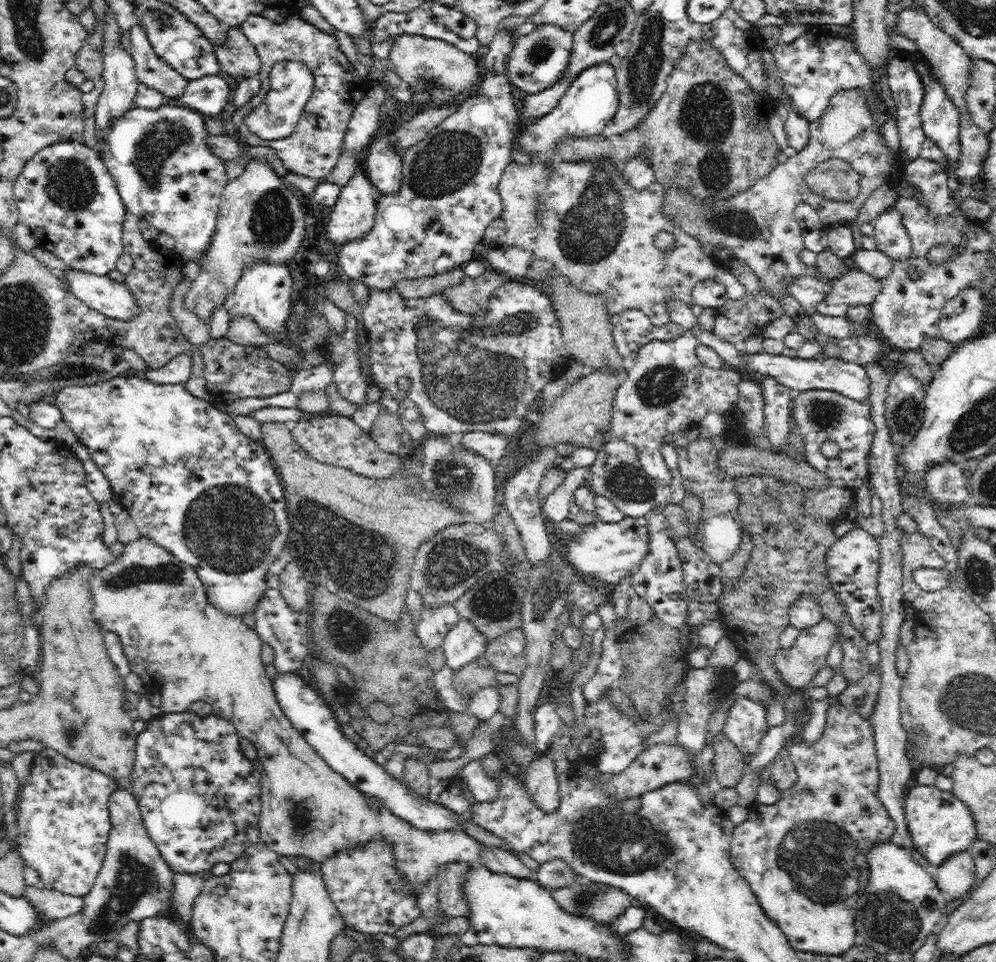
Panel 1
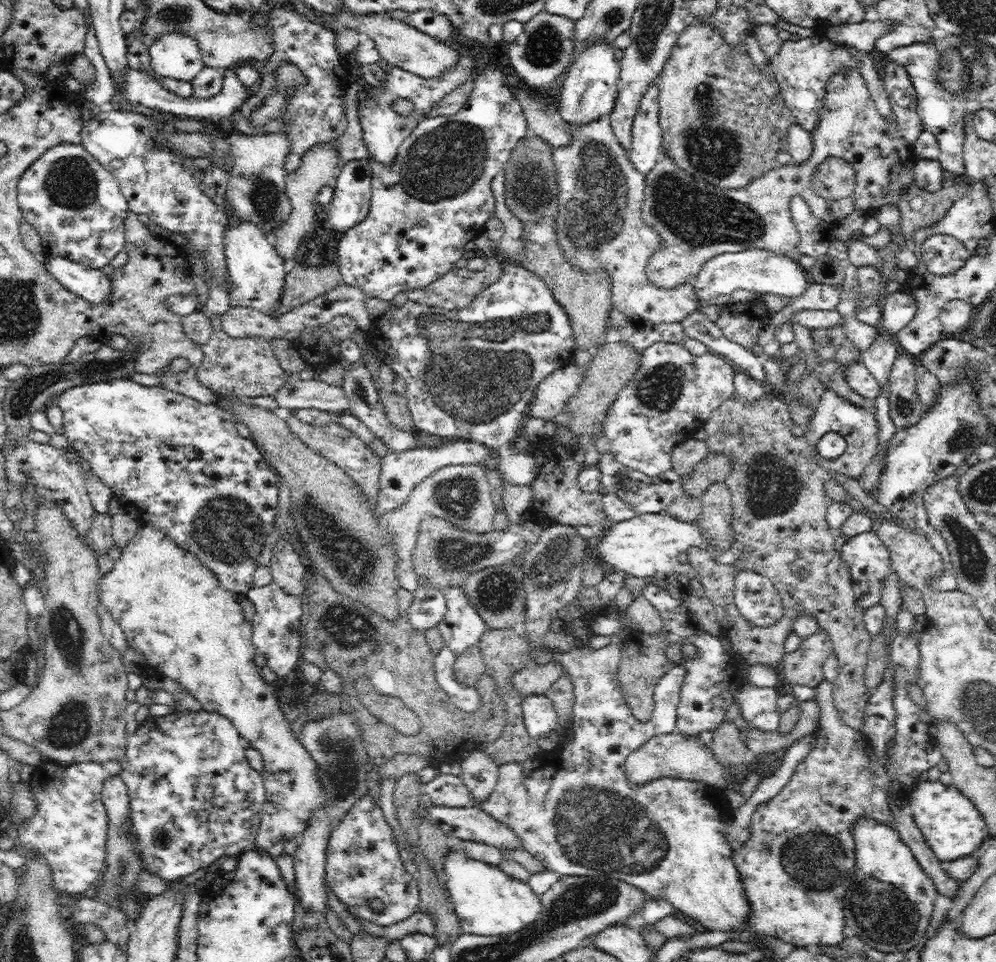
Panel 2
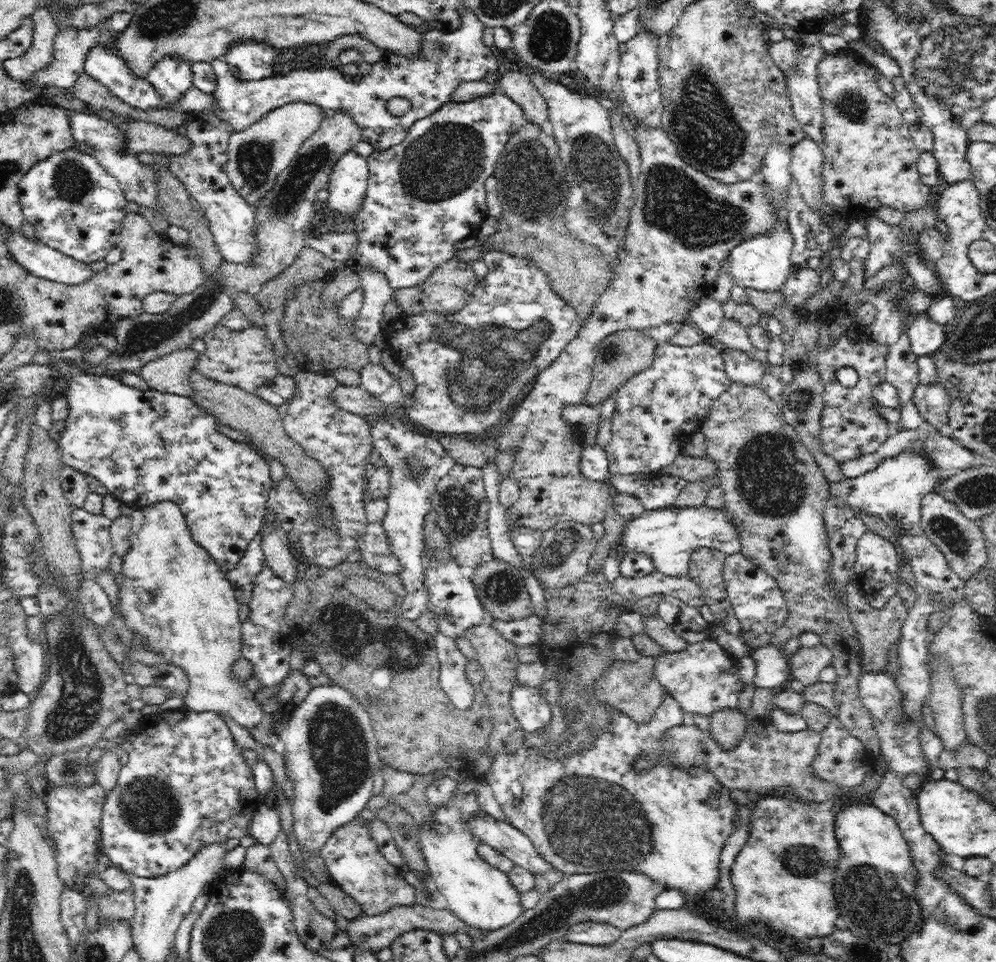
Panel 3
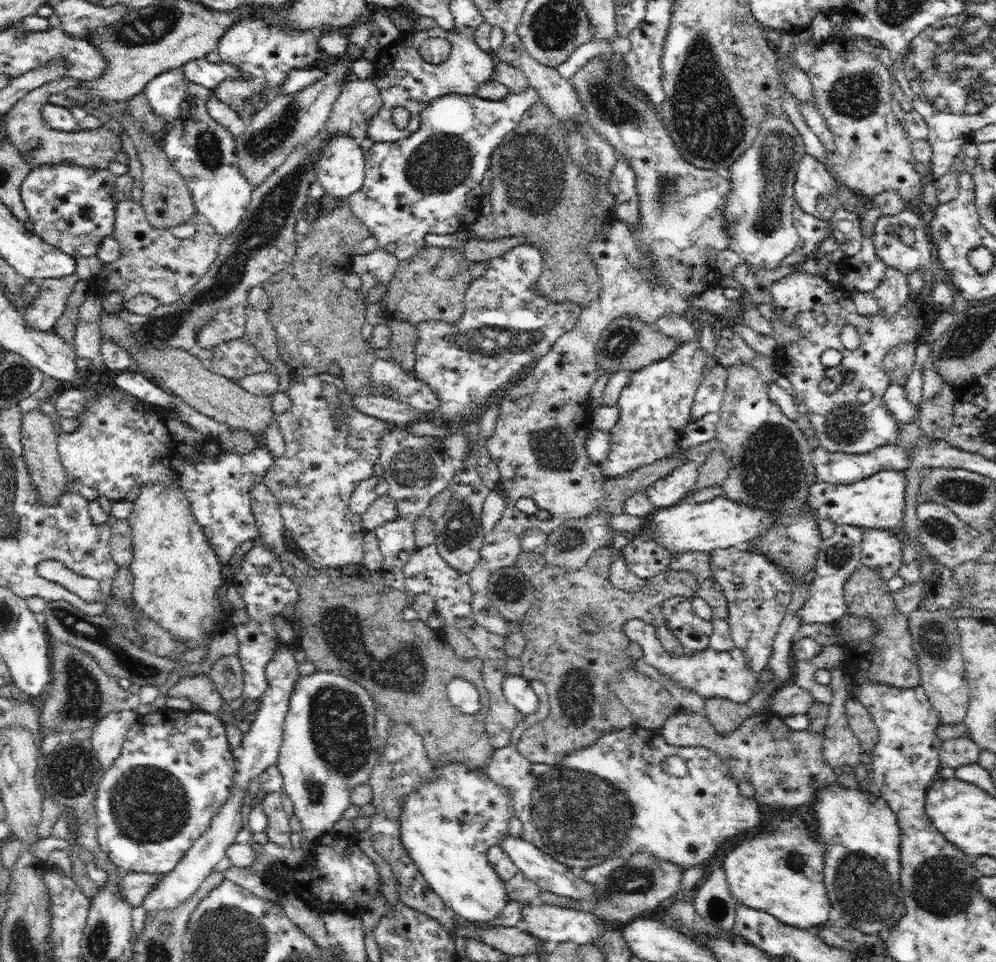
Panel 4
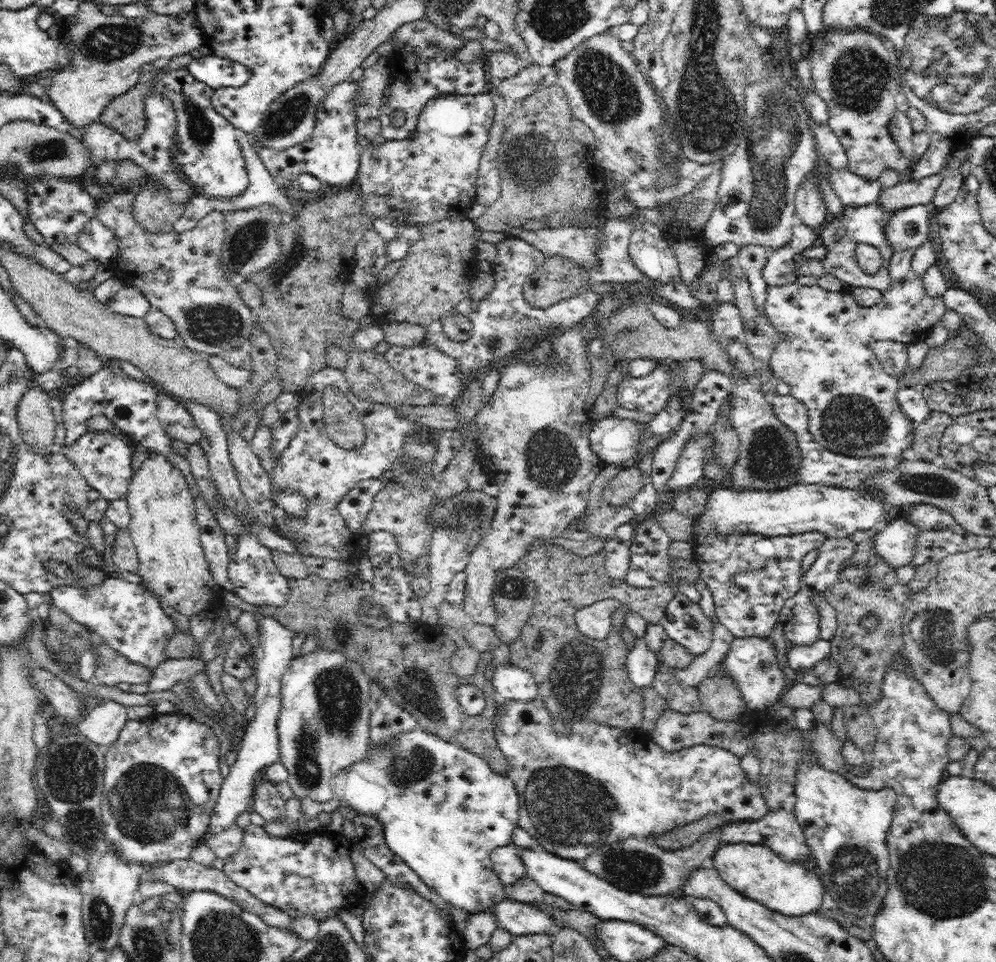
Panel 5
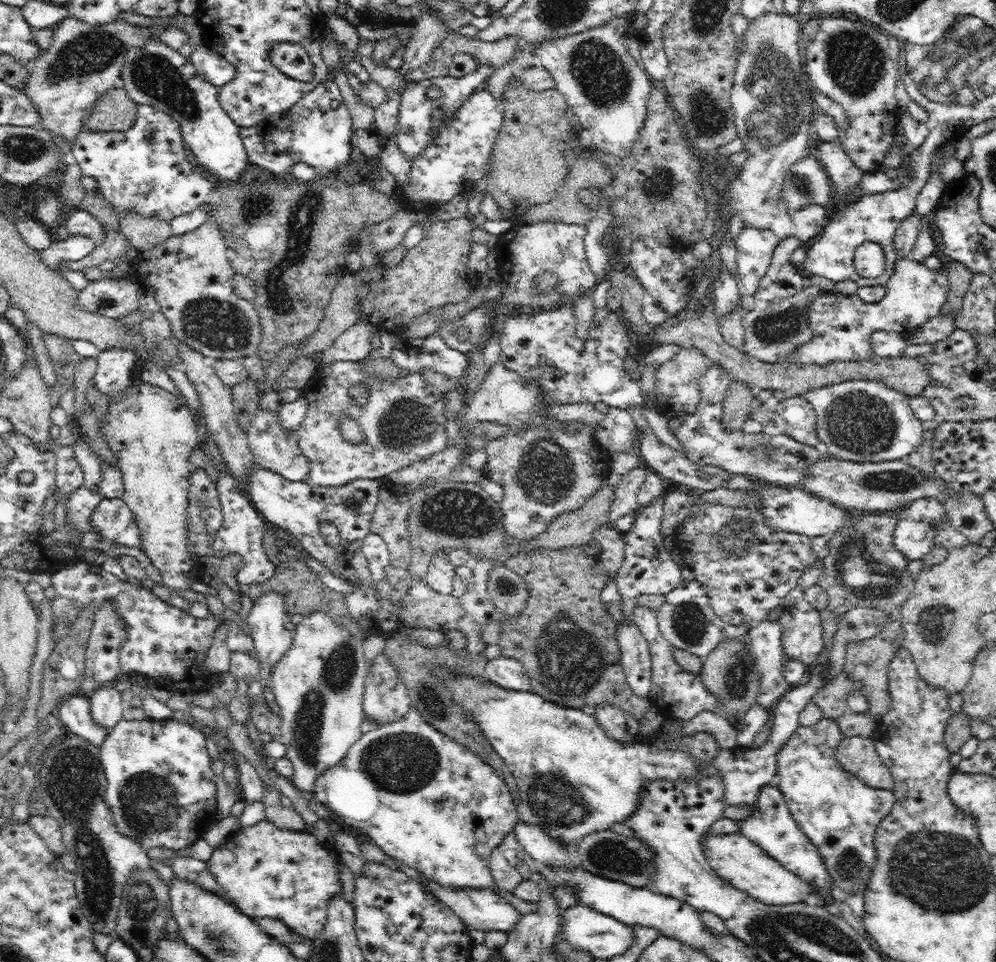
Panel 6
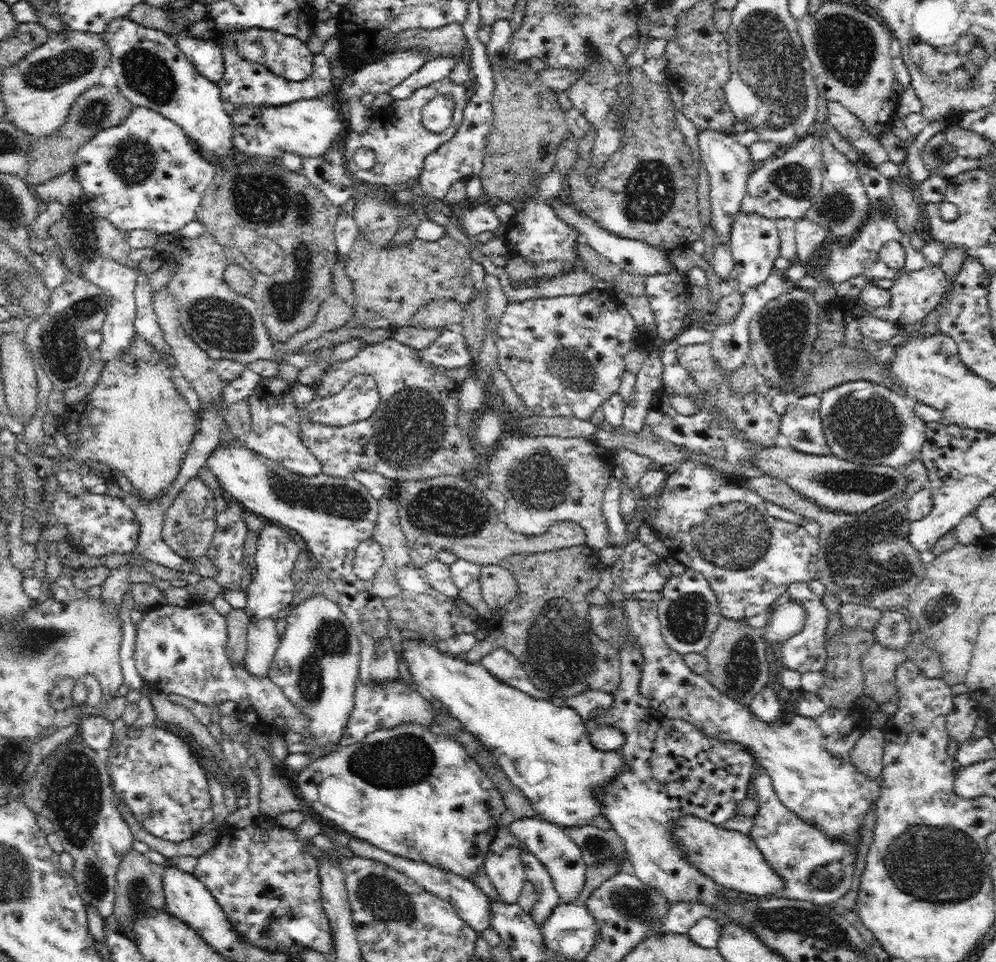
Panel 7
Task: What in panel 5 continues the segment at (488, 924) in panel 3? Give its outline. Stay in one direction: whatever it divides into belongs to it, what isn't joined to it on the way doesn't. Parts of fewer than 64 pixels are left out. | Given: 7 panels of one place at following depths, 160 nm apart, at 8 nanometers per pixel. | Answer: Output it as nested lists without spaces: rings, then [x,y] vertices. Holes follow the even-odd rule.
[[[416,726],[412,732],[404,732],[394,736],[388,744],[370,744],[368,754],[362,760],[356,760],[352,766],[340,770],[336,778],[332,780],[332,789],[334,789],[334,798],[340,800],[344,806],[357,810],[360,815],[372,815],[382,823],[384,829],[384,839],[386,845],[394,854],[403,859],[403,862],[429,887],[432,888],[444,901],[457,909],[463,910],[468,915],[488,911],[491,906],[505,900],[506,891],[504,885],[498,879],[491,862],[491,852],[500,846],[510,845],[511,836],[514,829],[519,826],[519,802],[517,790],[514,781],[506,775],[501,775],[492,770],[492,767],[483,759],[483,757],[466,750],[457,744],[446,742],[435,734],[428,734],[421,726]]]

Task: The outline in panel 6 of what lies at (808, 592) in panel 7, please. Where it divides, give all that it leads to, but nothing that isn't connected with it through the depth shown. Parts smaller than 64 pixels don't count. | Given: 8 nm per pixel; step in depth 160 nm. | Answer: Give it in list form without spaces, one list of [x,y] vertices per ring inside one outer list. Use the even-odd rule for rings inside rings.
[[[820,560],[813,562],[808,569],[804,570],[798,579],[796,588],[793,588],[785,597],[781,604],[782,614],[779,620],[782,625],[782,646],[786,659],[794,659],[804,663],[804,665],[816,662],[820,652],[825,648],[823,639],[823,626],[819,610],[816,610],[806,599],[805,590],[812,585],[816,585],[818,578],[822,576],[822,565]]]

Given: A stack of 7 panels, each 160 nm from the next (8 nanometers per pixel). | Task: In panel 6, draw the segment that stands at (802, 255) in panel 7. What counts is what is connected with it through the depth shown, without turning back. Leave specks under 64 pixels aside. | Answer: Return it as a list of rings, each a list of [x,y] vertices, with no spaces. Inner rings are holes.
[[[806,205],[796,209],[792,215],[793,232],[796,239],[808,242],[820,236],[830,216],[830,208],[820,205]]]

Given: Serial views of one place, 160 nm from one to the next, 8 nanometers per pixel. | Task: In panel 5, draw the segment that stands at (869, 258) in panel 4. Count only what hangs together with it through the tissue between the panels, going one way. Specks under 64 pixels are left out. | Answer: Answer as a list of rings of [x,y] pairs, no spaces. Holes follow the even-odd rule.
[[[872,202],[868,206],[846,206],[842,214],[836,217],[829,217],[824,226],[822,226],[819,236],[822,237],[823,244],[827,248],[827,253],[822,261],[824,272],[833,274],[838,280],[847,282],[855,287],[874,288],[884,292],[891,286],[891,278],[889,277],[889,264],[893,255],[893,248],[889,245],[886,236],[886,225],[891,220],[891,216],[895,212],[884,210],[878,202]],[[858,243],[866,243],[872,245],[879,250],[883,258],[882,264],[877,271],[871,275],[866,274],[858,266],[855,256],[855,248]]]

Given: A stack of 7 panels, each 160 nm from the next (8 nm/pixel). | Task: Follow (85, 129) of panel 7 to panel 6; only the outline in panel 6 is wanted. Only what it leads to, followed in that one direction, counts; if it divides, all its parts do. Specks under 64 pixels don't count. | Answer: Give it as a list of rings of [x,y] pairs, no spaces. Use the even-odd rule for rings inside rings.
[[[124,87],[110,88],[100,94],[90,114],[84,116],[82,129],[90,131],[124,131],[132,128],[139,104],[128,97]]]

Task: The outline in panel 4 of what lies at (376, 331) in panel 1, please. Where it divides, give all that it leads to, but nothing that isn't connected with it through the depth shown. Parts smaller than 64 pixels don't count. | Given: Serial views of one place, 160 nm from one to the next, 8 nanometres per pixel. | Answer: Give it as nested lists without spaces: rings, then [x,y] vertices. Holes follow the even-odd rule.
[[[514,244],[512,250],[489,259],[486,274],[469,284],[465,294],[465,310],[458,324],[437,320],[422,321],[416,325],[413,372],[416,372],[416,378],[428,384],[440,399],[440,406],[433,412],[434,417],[442,418],[445,422],[470,421],[473,416],[482,413],[490,400],[499,398],[499,394],[508,388],[512,381],[524,378],[561,334],[576,326],[582,310],[580,304],[550,302],[544,295],[536,294],[532,289],[532,284],[537,284],[542,277],[543,259],[536,245]]]

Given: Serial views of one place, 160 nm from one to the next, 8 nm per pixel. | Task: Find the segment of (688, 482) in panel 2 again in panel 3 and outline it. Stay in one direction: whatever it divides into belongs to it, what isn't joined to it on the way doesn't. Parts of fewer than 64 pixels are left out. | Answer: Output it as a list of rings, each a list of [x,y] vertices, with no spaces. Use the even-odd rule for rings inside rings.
[[[680,454],[670,466],[664,466],[655,473],[670,473],[687,480],[687,482],[694,482],[694,480],[716,476],[718,469],[717,464],[707,455],[691,457],[690,455]]]

